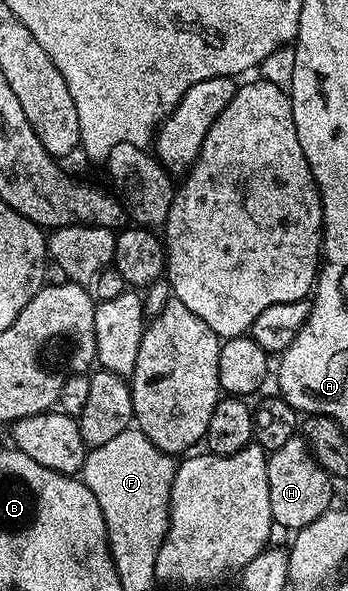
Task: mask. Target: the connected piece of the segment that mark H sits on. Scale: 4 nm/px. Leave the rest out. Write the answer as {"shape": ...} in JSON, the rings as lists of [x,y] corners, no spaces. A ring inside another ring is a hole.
{"shape":[[[301,437],[285,441],[281,449],[270,452],[267,456],[269,473],[269,509],[274,526],[288,527],[291,533],[300,531],[309,521],[317,521],[321,513],[331,510],[332,476],[311,455],[307,442]]]}

